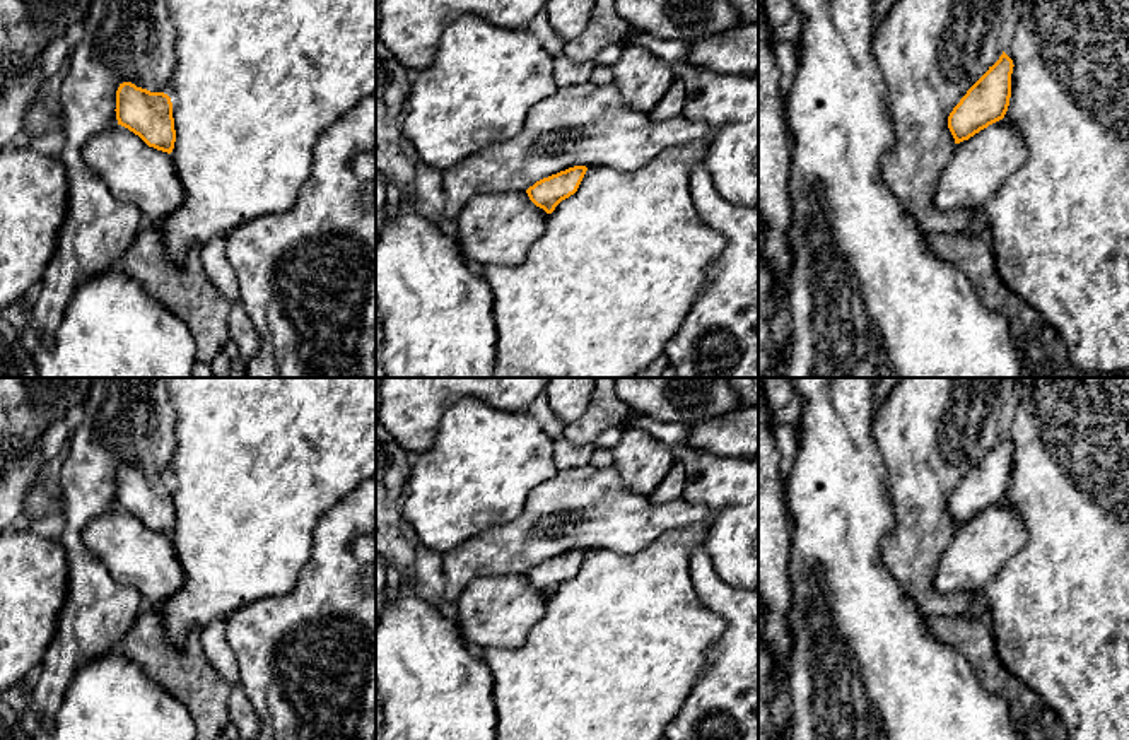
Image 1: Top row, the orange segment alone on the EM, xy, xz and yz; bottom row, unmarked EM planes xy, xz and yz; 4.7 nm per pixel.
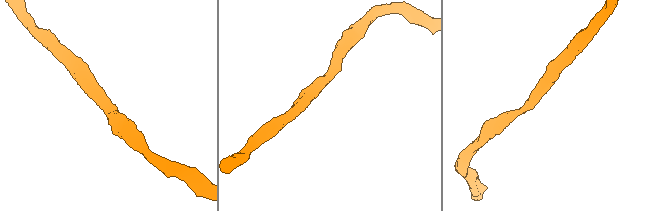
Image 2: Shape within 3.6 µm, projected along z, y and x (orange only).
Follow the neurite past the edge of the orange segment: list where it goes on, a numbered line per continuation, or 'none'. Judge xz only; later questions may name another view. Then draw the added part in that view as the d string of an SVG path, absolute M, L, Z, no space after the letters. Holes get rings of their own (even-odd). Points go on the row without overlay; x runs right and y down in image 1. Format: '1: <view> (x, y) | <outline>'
none

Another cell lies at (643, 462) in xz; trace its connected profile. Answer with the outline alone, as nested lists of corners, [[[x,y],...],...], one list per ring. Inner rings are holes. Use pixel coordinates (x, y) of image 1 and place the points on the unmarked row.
[[[637,427],[623,431],[611,453],[623,487],[644,496],[649,496],[676,463],[670,444]]]

